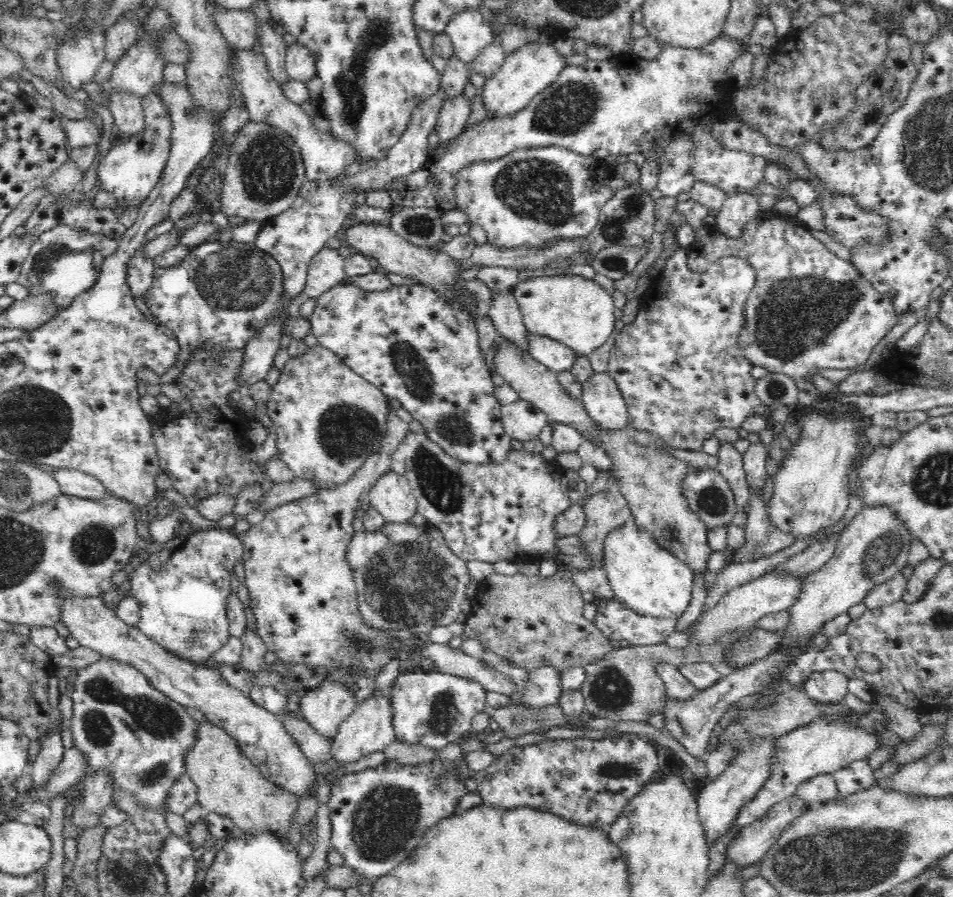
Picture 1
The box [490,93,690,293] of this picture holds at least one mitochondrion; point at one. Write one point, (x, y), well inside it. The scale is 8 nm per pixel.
(538, 189)

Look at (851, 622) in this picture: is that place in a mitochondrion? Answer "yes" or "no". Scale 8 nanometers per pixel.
no

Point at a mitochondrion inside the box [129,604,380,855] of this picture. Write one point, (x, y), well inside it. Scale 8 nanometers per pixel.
(159, 773)

